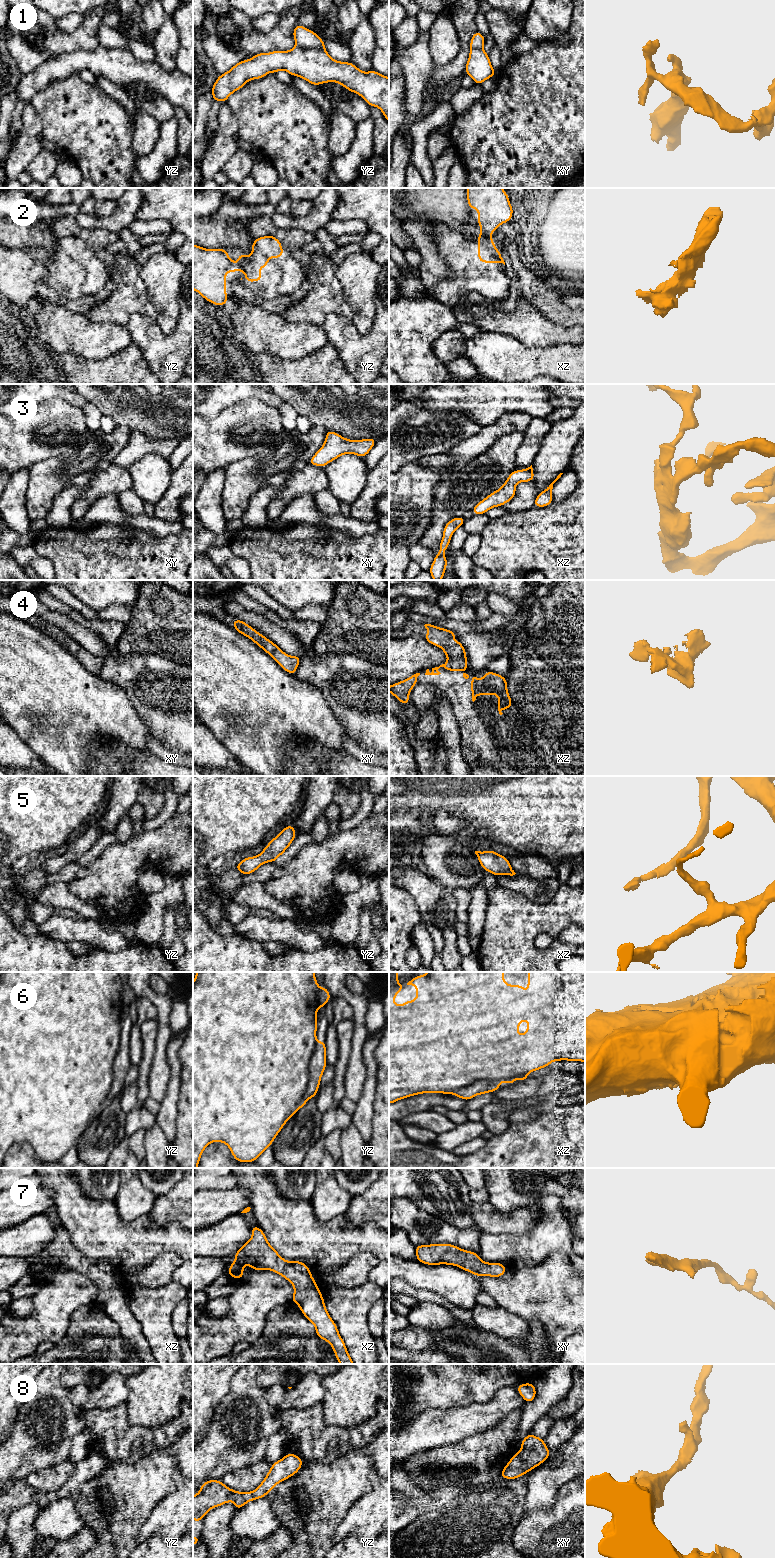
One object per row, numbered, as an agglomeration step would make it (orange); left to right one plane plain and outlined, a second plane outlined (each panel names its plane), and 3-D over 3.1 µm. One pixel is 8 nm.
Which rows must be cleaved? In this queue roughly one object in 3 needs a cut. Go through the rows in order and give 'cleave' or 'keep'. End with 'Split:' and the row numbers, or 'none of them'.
1: cleave
2: cleave
3: keep
4: keep
5: keep
6: cleave
7: keep
8: keep
Split: 1, 2, 6

